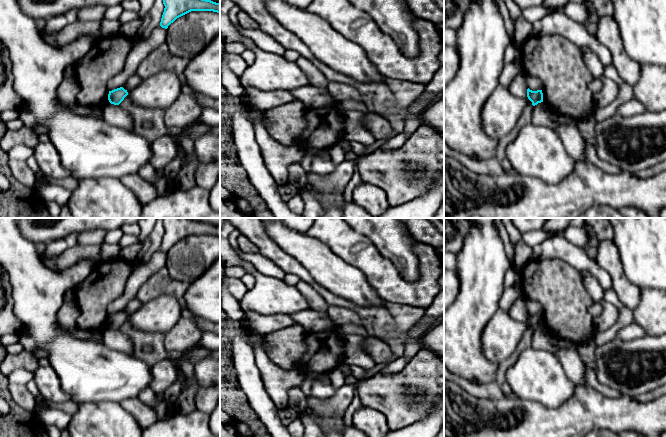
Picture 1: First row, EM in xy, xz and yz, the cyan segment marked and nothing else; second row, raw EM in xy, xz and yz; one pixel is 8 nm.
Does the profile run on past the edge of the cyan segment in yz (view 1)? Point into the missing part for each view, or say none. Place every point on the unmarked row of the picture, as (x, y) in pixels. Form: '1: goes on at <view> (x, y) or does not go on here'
1: does not go on here

